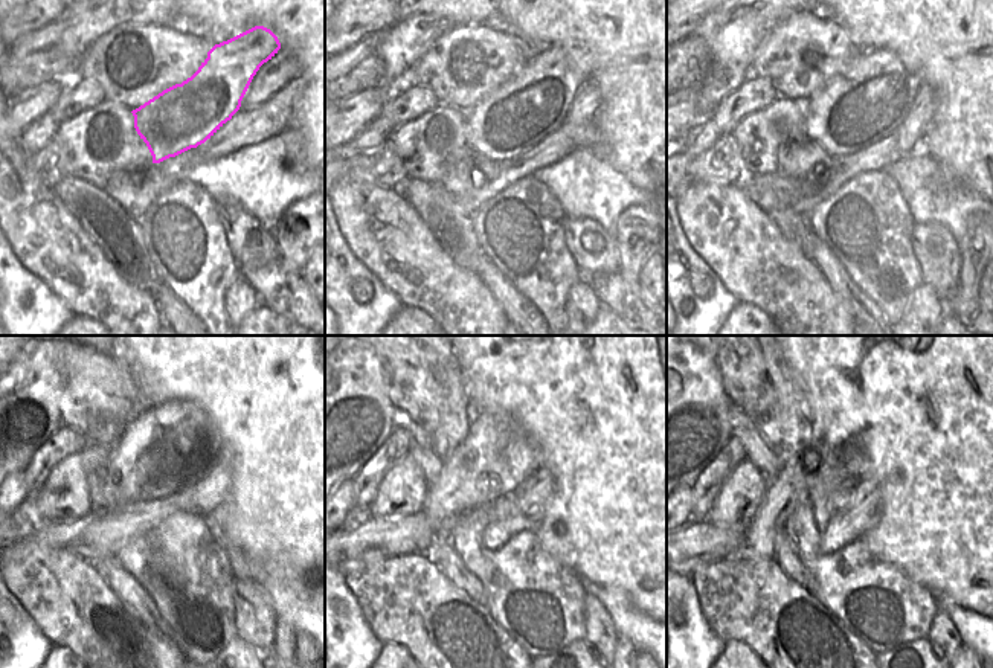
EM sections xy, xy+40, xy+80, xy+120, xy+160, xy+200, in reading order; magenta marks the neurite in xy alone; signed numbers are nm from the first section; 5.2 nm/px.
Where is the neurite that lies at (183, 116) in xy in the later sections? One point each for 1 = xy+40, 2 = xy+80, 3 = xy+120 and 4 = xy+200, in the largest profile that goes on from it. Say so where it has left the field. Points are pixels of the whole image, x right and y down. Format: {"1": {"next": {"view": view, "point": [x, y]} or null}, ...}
{"1": {"next": {"view": "xy+40", "point": [528, 107]}}, "2": {"next": {"view": "xy+80", "point": [871, 95]}}, "3": {"next": {"view": "xy+120", "point": [165, 449]}}, "4": {"next": {"view": "xy+200", "point": [821, 464]}}}

